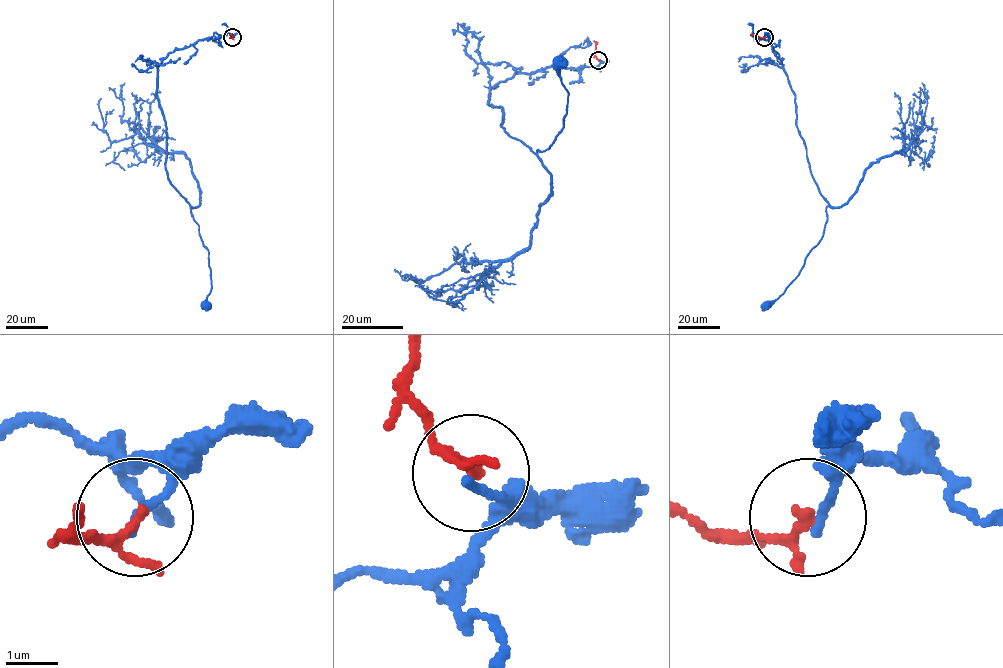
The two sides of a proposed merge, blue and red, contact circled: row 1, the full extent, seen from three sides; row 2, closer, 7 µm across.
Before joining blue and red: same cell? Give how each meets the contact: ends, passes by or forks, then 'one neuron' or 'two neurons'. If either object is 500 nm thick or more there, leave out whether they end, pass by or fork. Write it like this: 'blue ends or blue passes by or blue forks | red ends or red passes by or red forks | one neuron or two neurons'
blue ends | red passes by | two neurons

